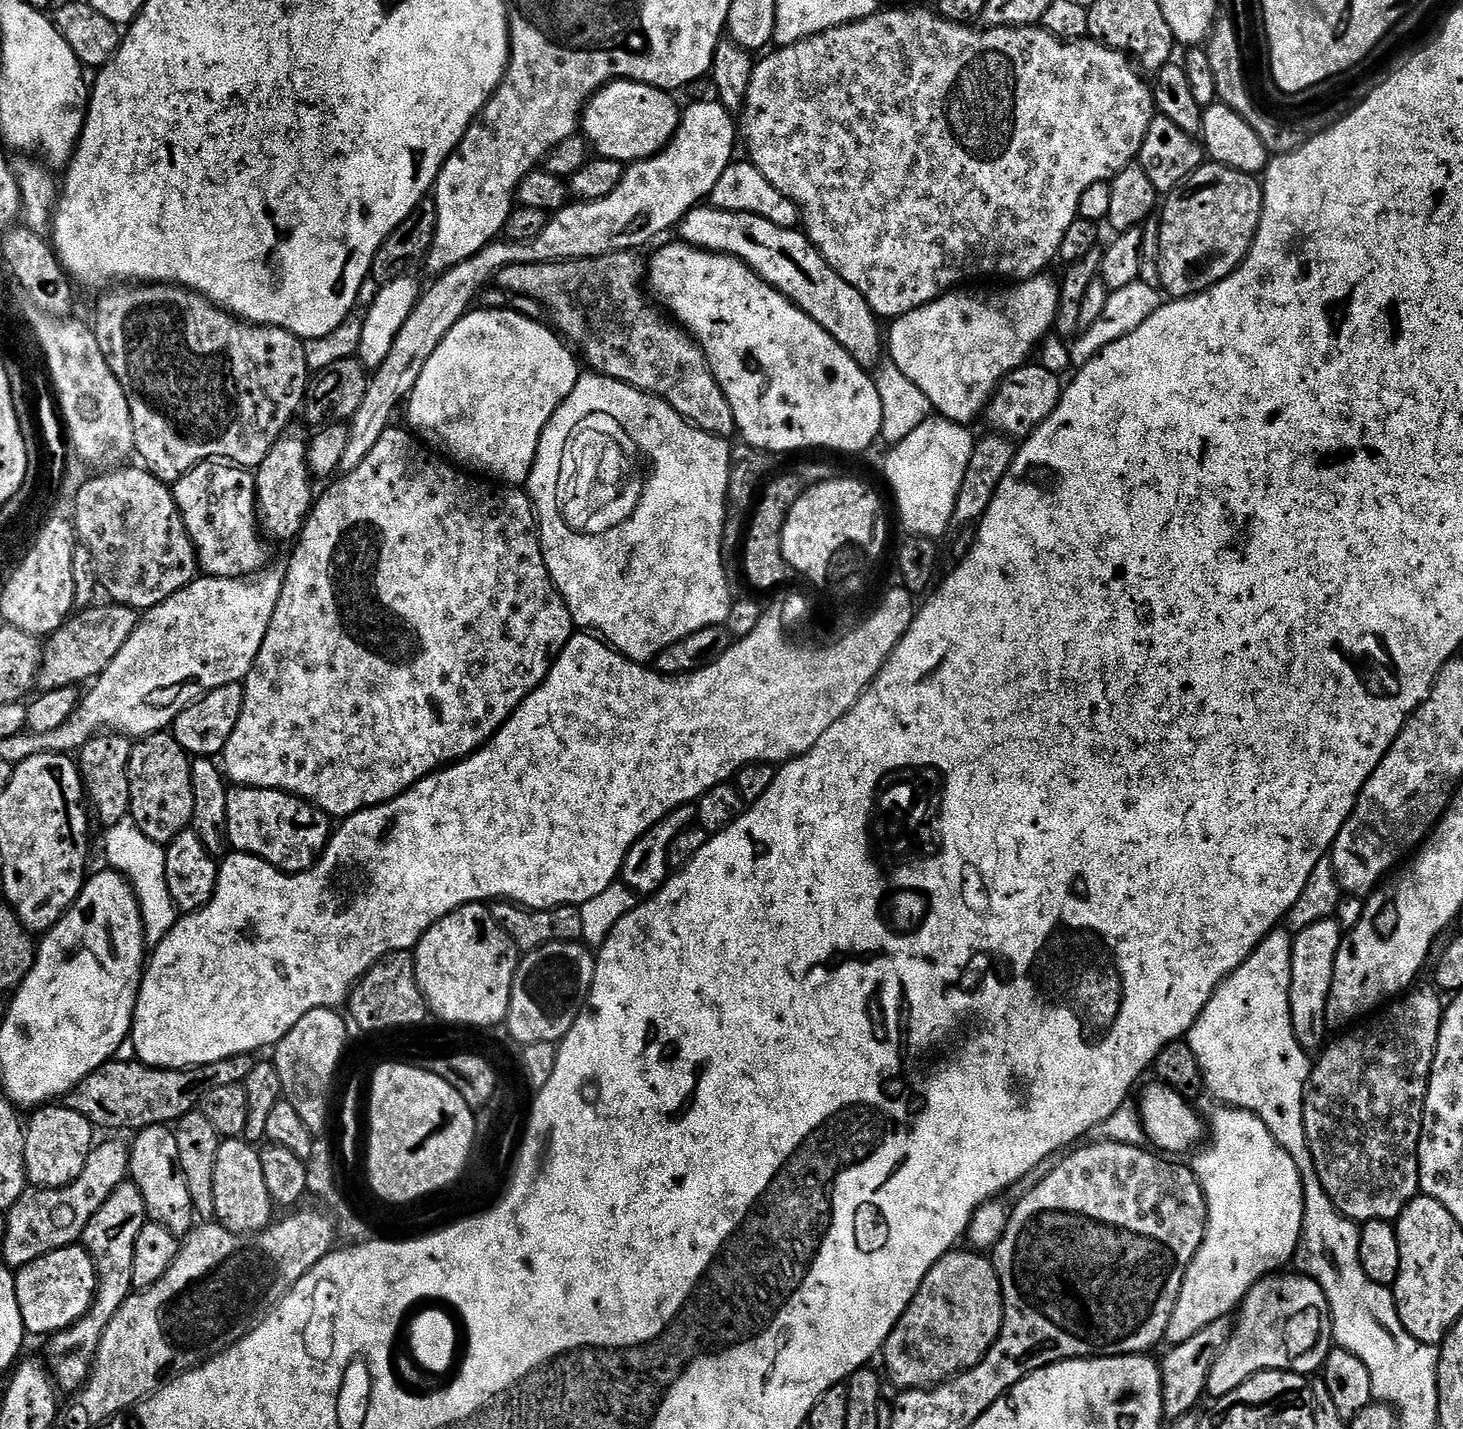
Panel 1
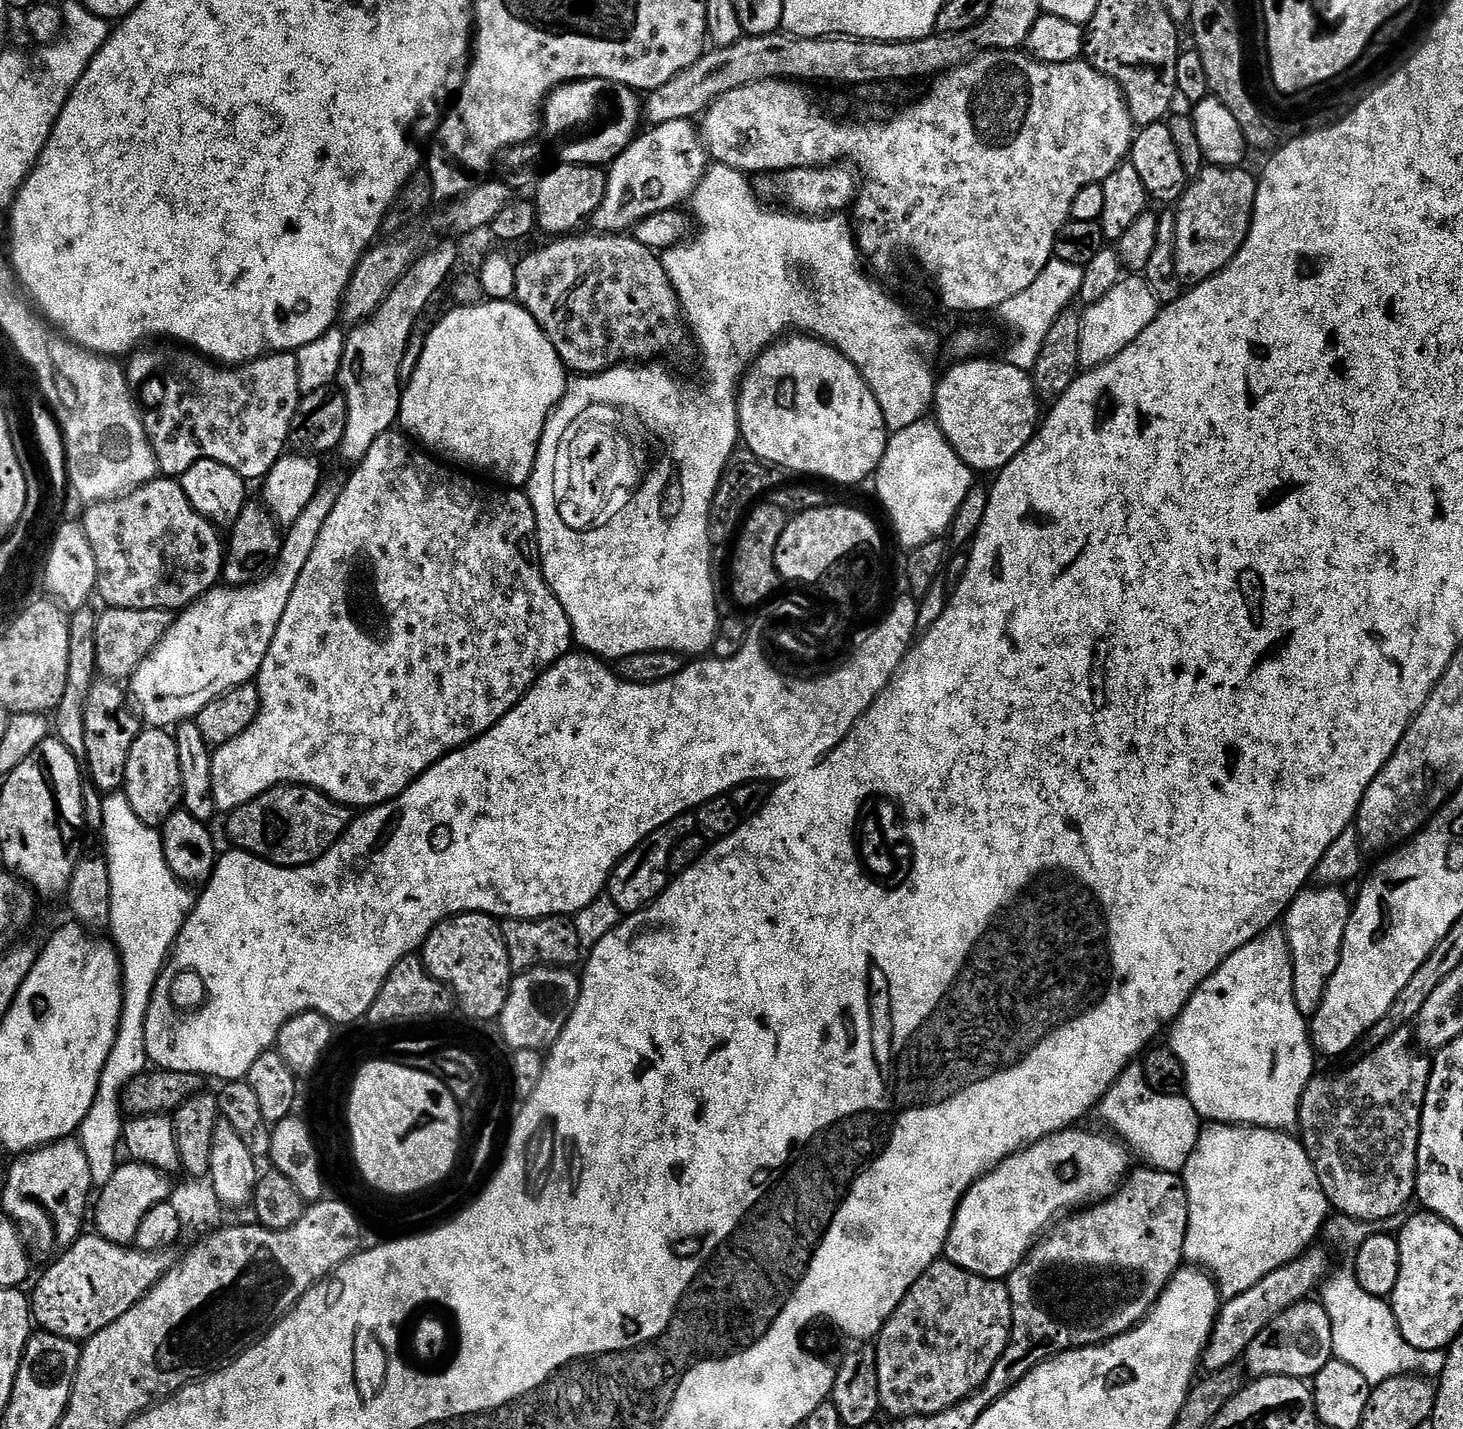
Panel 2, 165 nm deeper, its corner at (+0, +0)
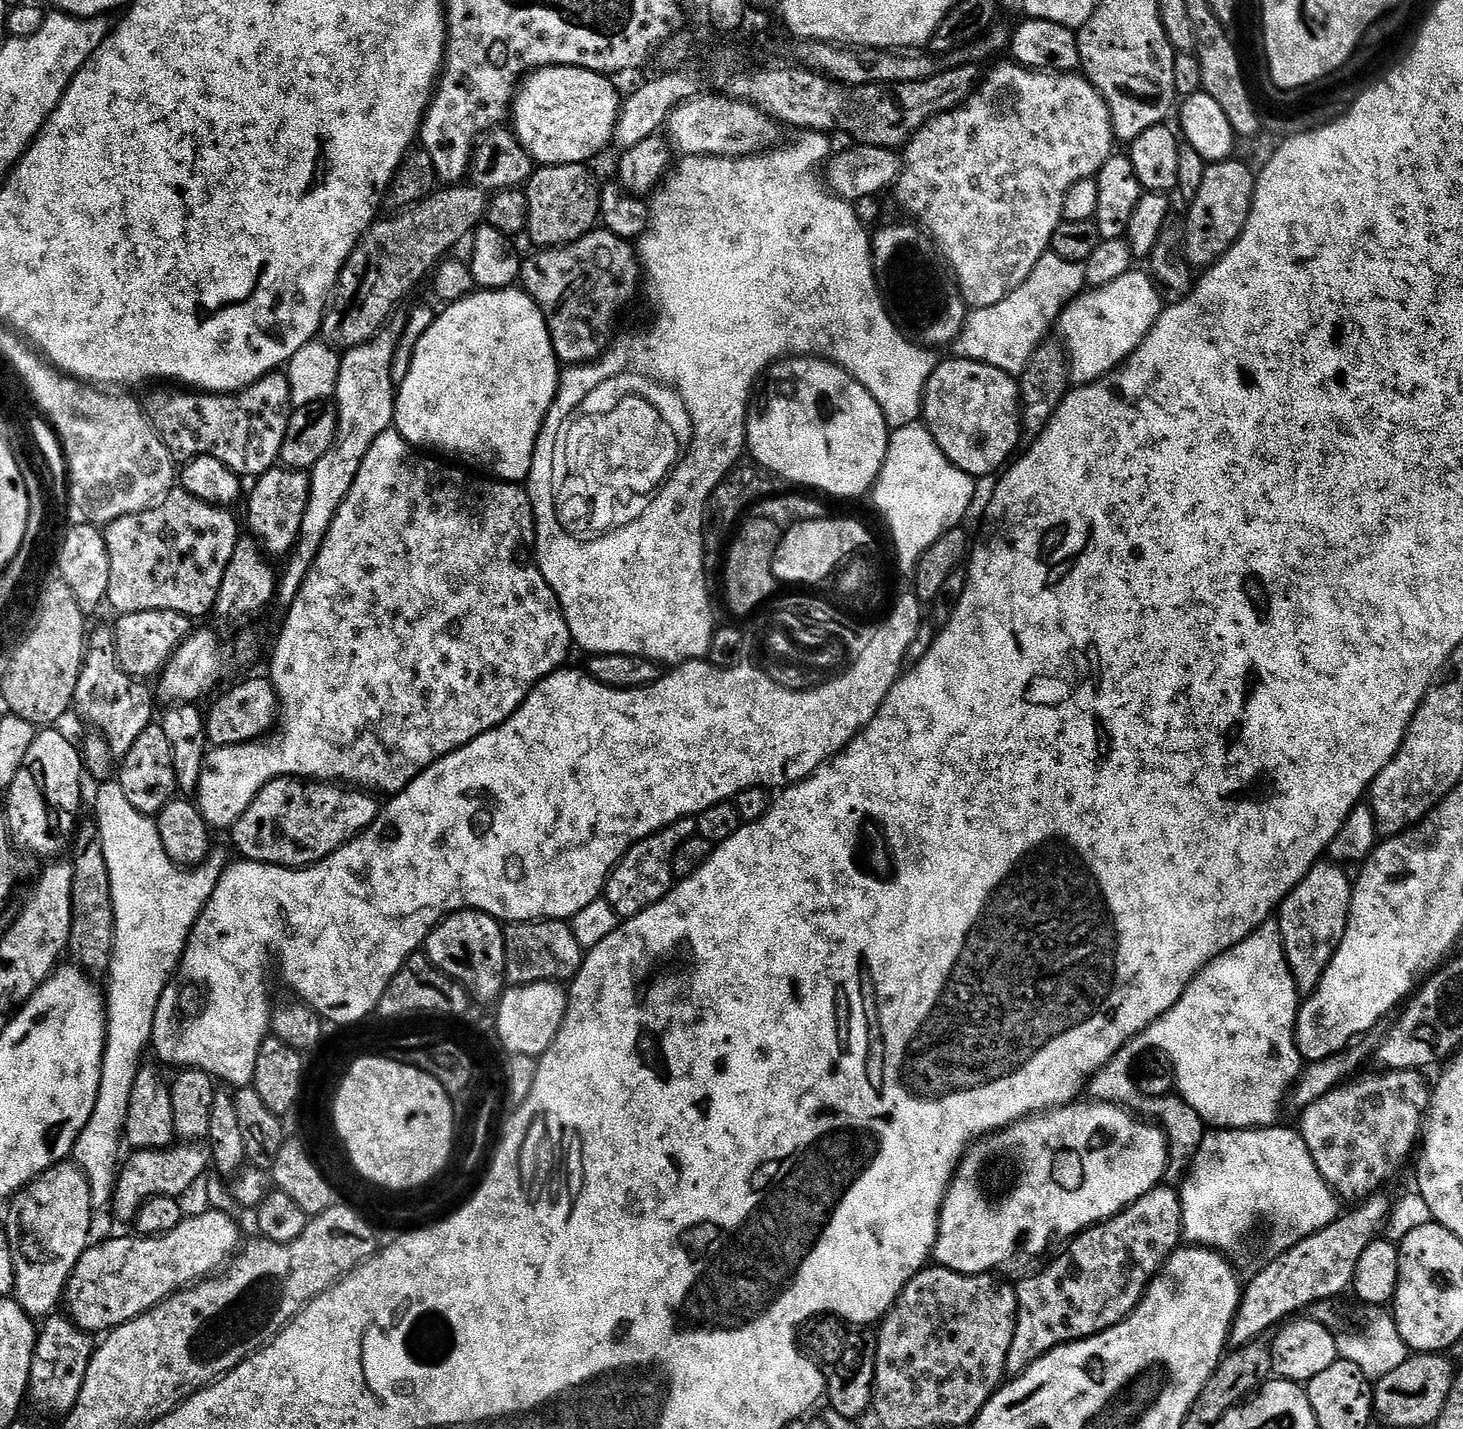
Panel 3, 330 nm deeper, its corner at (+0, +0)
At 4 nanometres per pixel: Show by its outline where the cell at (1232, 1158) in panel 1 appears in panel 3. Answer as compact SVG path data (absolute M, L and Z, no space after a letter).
M1280 1127L1205 1131L1202 1146L1178 1188L1184 1215L1182 1236L1189 1245L1229 1254L1247 1242L1256 1224L1264 1223L1268 1227L1265 1257L1275 1258L1340 1217L1342 1201L1314 1166L1299 1131Z

